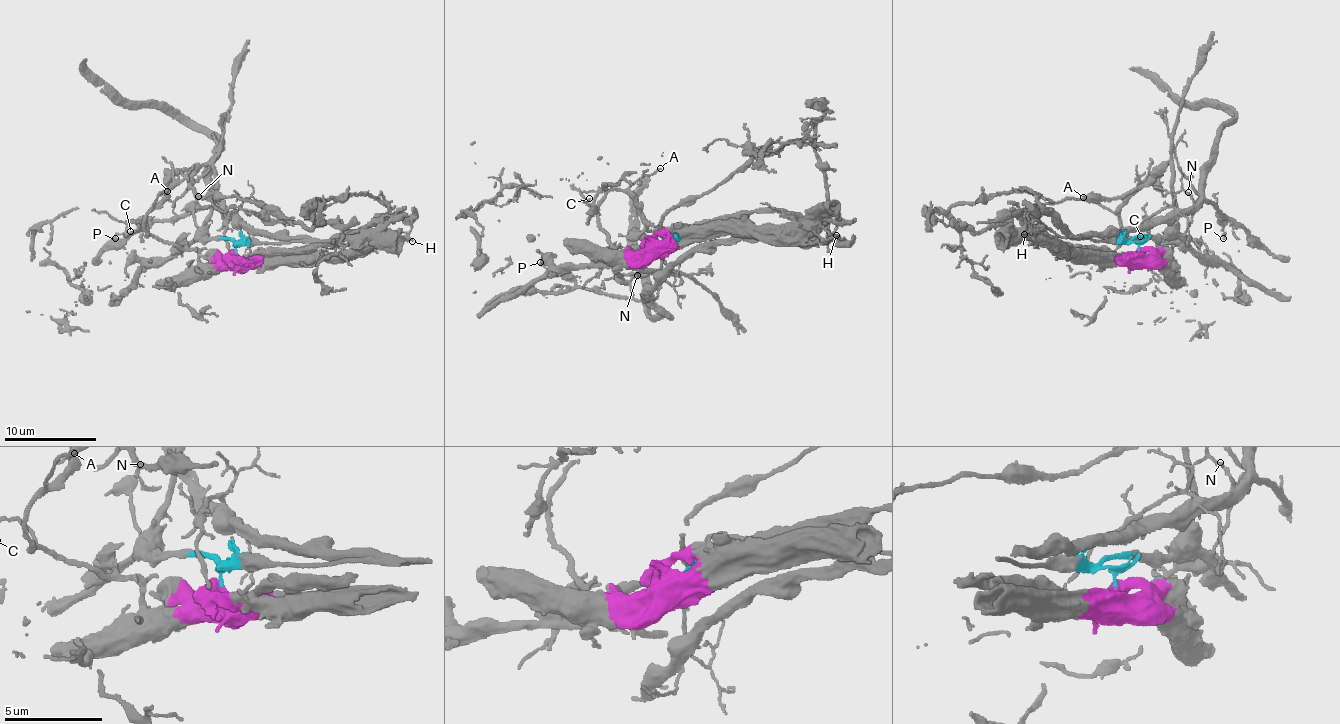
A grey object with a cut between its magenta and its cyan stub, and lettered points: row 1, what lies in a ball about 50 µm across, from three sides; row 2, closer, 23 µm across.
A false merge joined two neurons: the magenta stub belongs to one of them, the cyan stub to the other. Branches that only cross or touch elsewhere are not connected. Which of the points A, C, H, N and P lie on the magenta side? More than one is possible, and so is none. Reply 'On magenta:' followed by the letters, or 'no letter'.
On magenta: A, C, H

